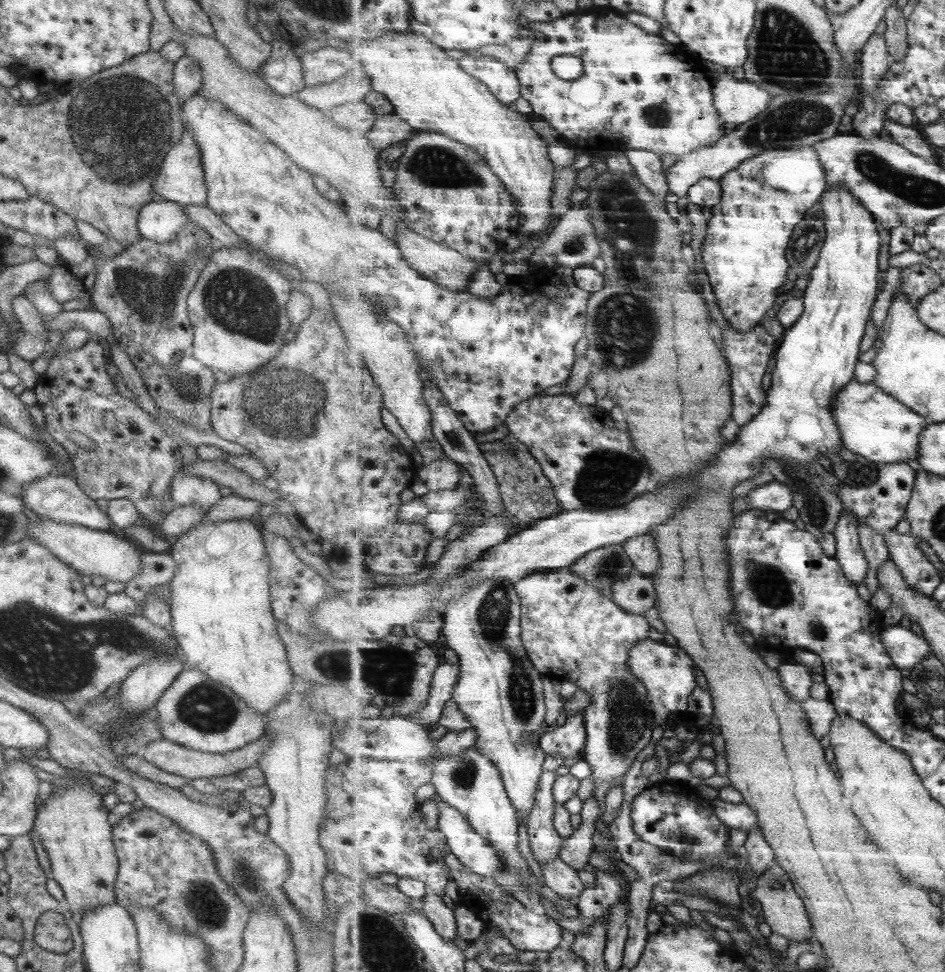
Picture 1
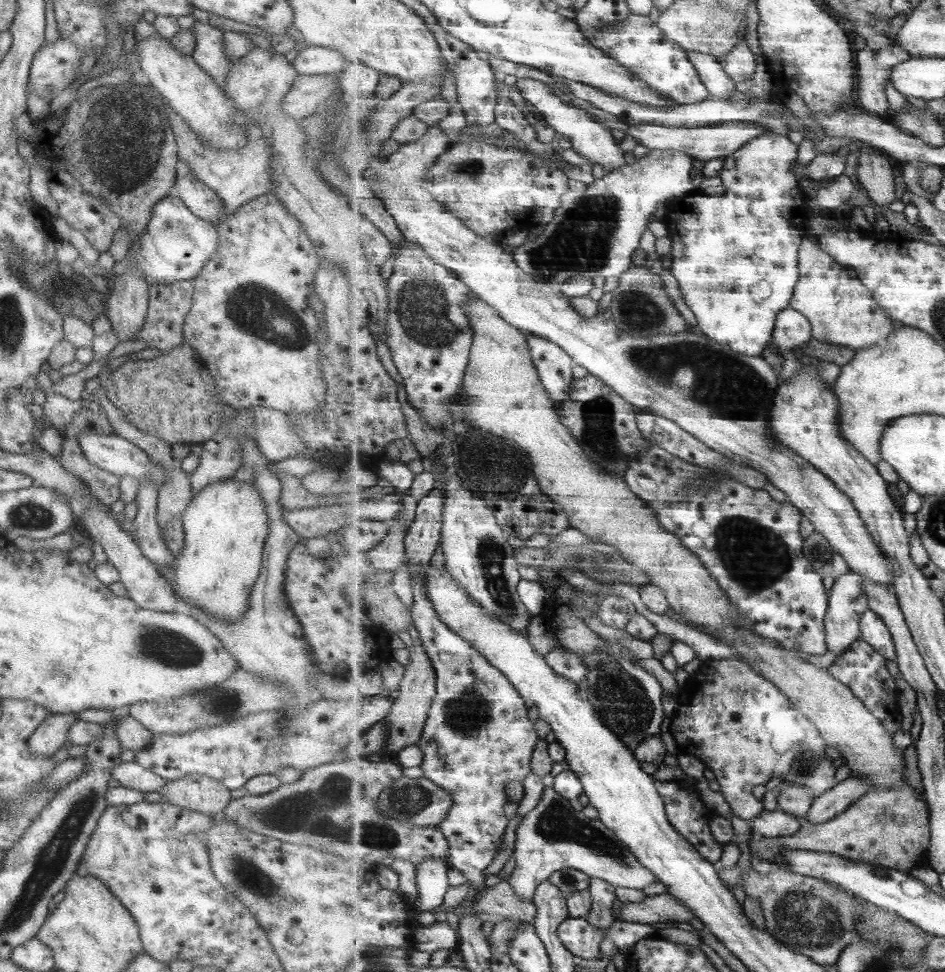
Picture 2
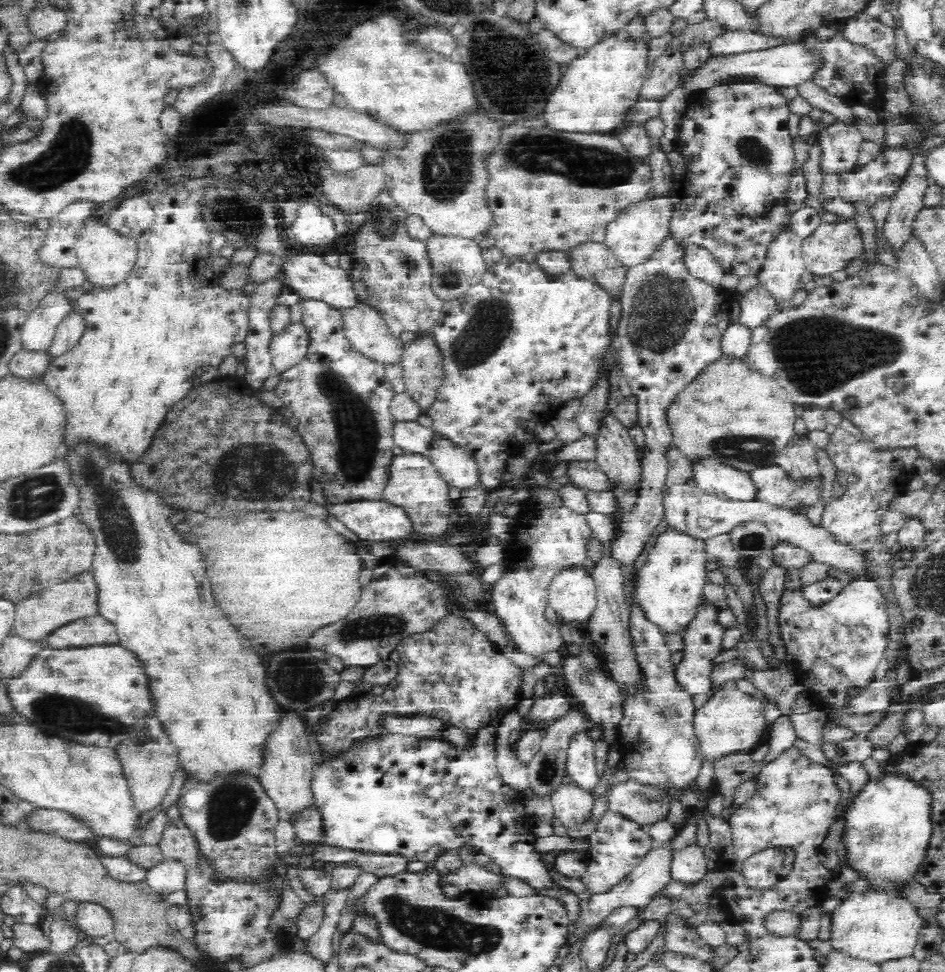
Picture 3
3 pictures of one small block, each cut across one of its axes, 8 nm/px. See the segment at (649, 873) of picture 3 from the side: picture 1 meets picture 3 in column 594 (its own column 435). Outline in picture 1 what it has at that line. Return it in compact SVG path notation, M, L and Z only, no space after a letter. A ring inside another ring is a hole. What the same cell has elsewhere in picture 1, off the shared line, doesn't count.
M436 894L425 895L420 904L423 914L434 922L435 928L446 941L455 940L458 935L456 910L449 908L445 899Z

